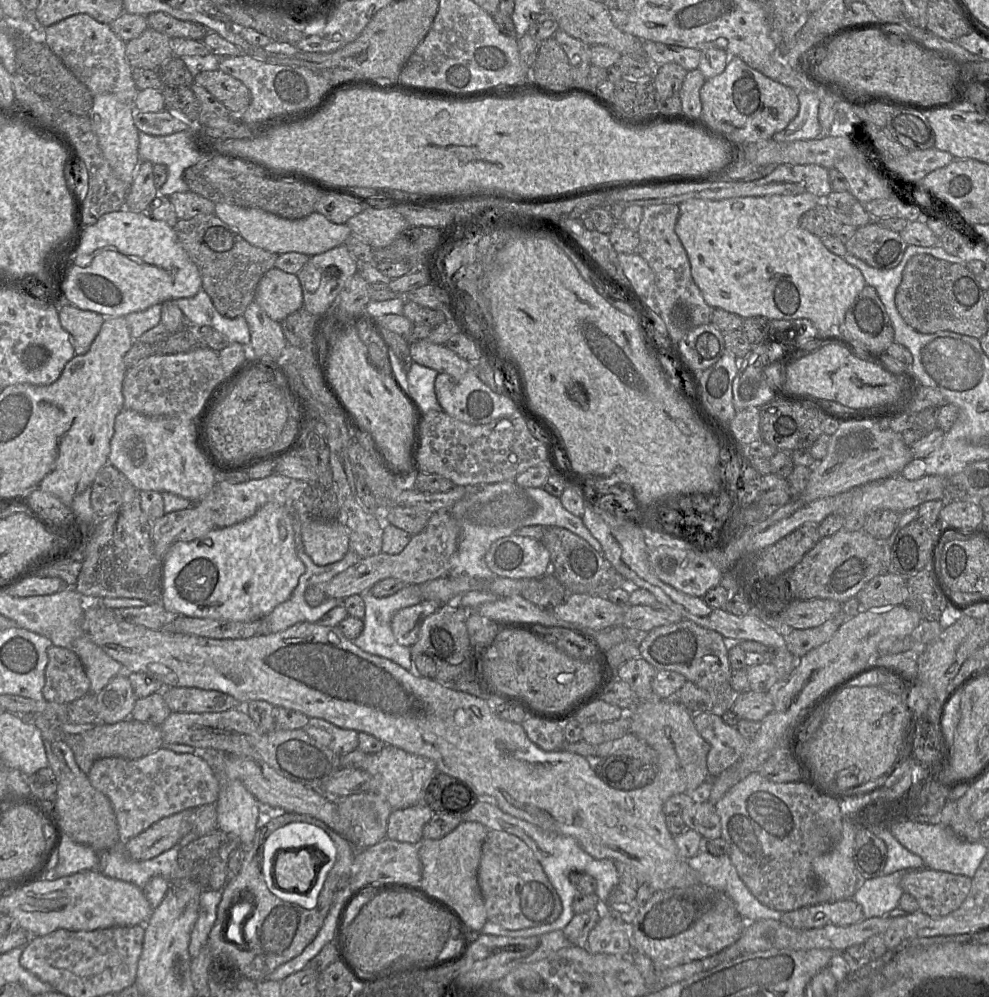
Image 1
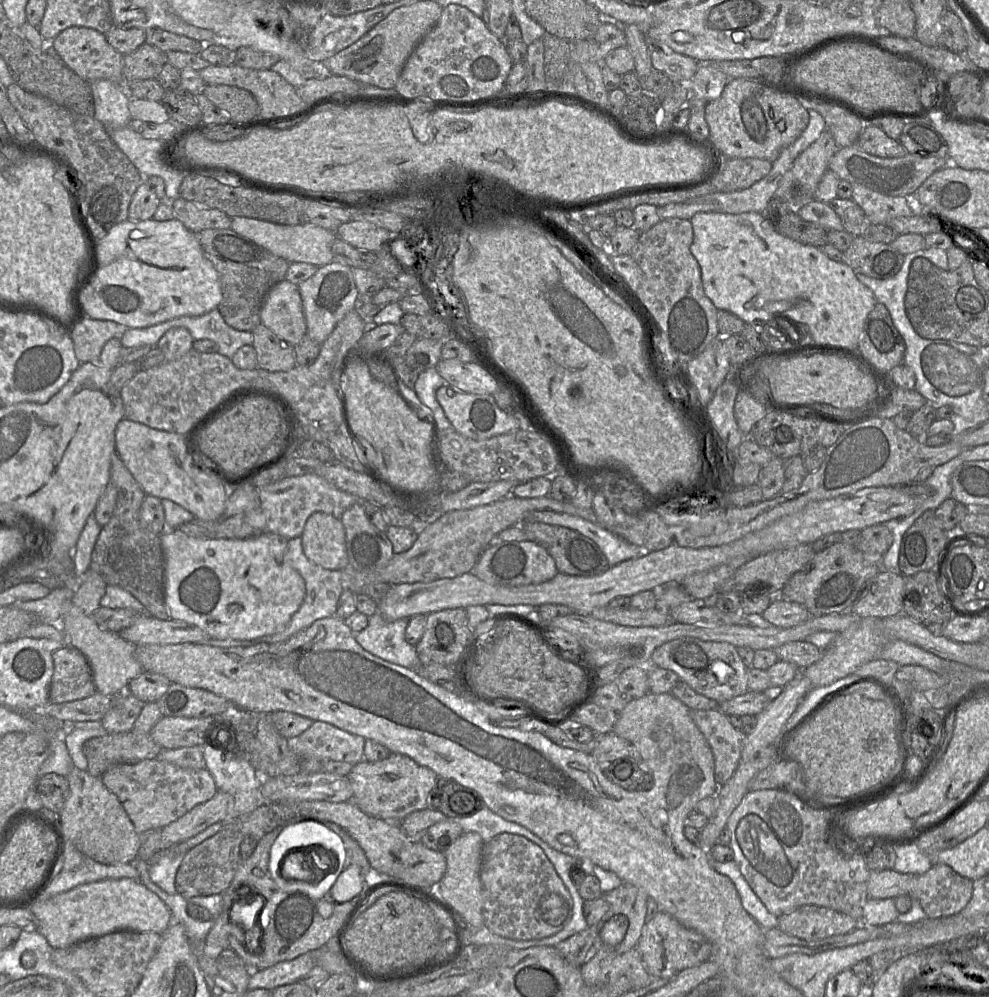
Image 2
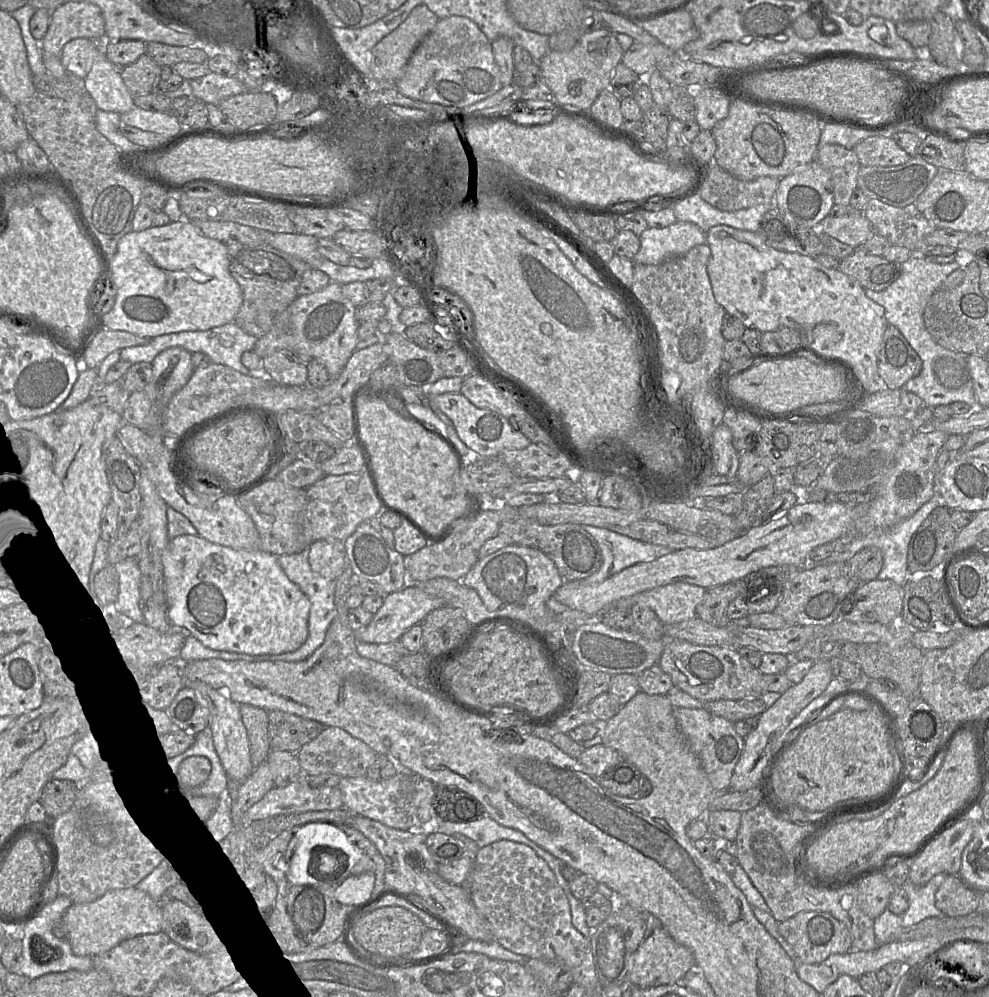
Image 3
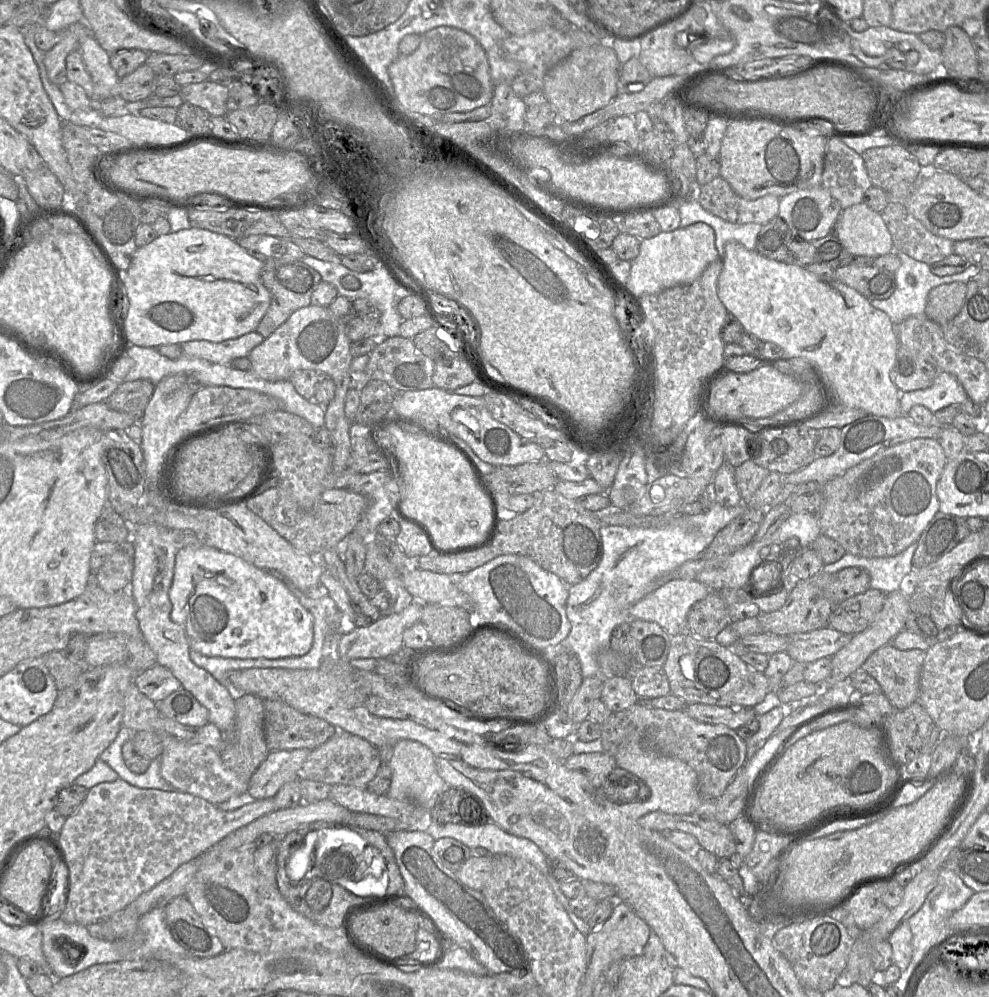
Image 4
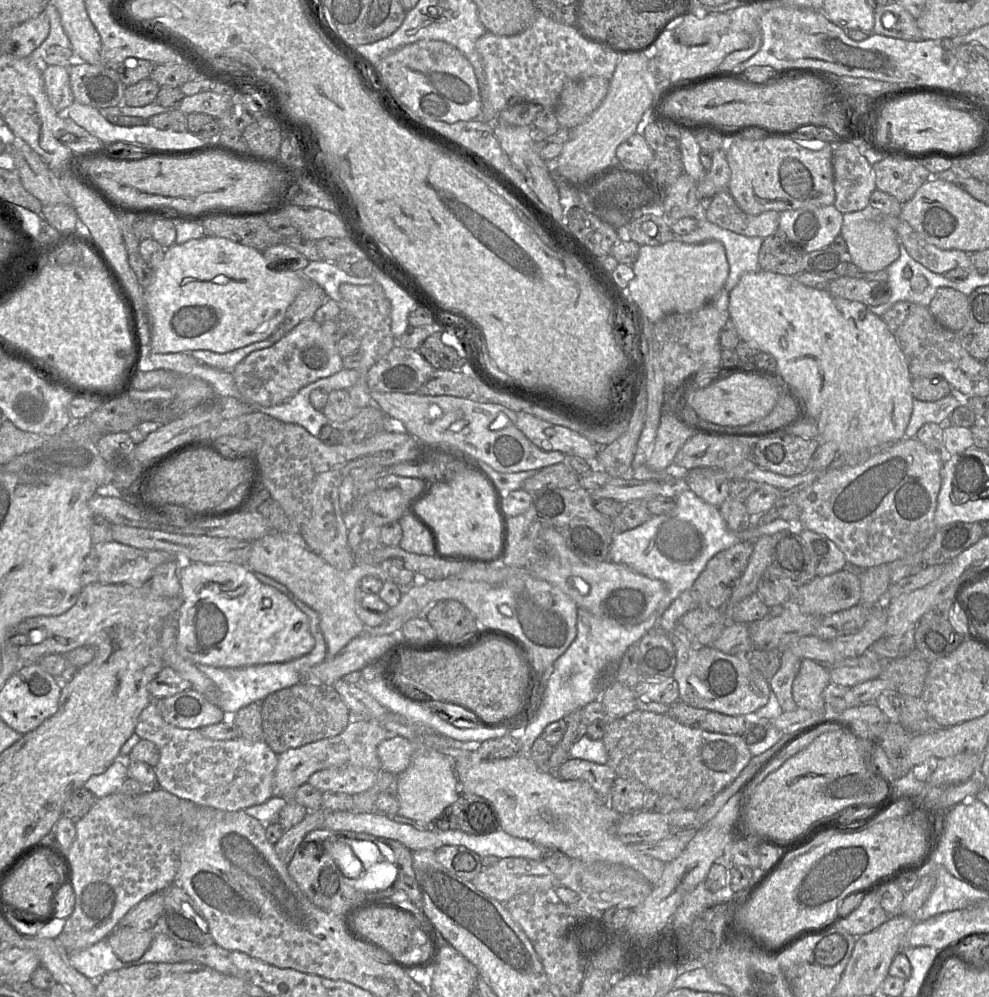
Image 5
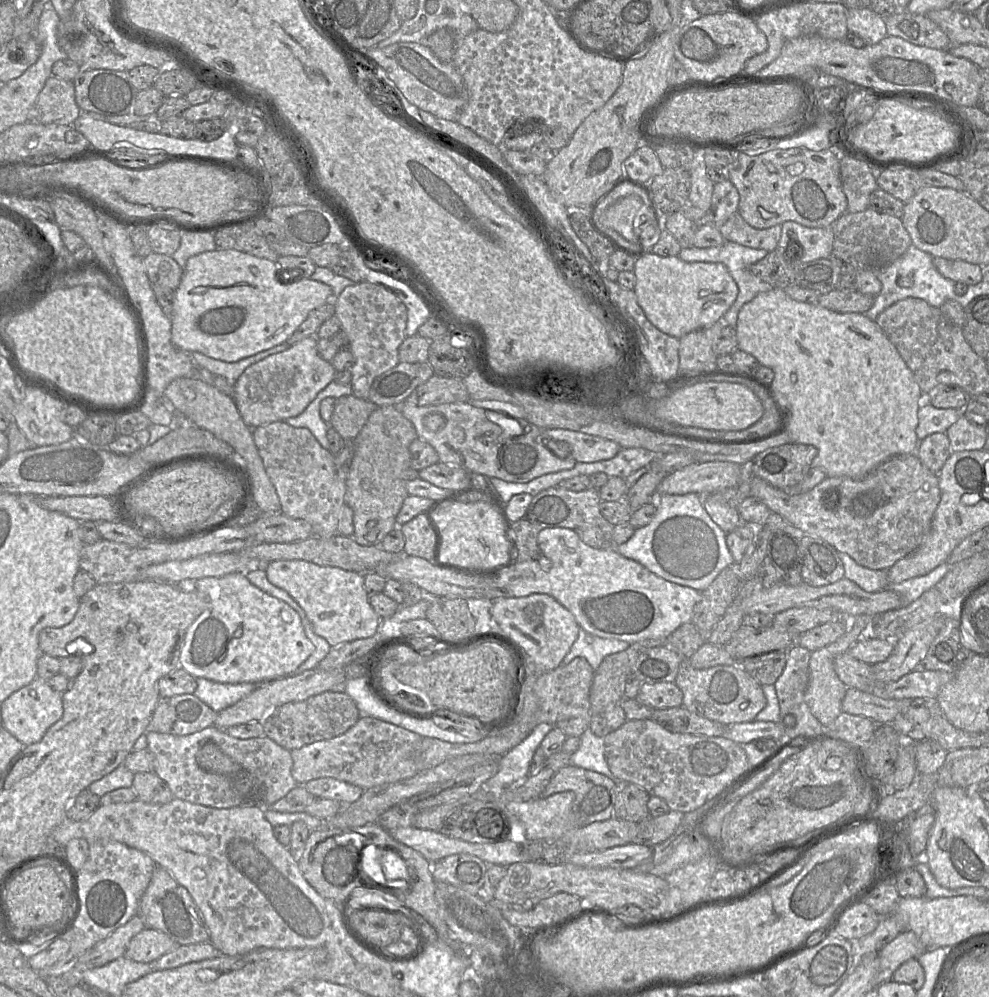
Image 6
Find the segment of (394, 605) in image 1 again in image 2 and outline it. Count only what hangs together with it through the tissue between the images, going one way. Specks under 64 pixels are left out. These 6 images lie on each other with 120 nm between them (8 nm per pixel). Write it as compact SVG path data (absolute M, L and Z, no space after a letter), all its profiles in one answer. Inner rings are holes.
M377 611L369 617L367 627L355 633L355 639L371 654L393 664L417 670L420 666L416 648L405 639L407 623L407 618L389 622Z

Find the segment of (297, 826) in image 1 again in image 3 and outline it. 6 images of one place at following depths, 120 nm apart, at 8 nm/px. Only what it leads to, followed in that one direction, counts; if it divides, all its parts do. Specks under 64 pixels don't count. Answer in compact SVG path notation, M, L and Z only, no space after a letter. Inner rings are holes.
M323 822L307 823L297 828L297 831L293 834L285 854L281 860L281 870L284 872L287 882L293 885L316 885L321 881L330 881L331 877L328 875L321 875L316 873L316 855L320 854L320 849L325 853L330 852L331 855L339 859L340 865L346 861L346 868L352 869L361 861L363 863L369 863L369 859L363 853L358 846L356 846L346 835L343 829L338 824L329 824ZM326 848L340 849L331 853L331 850ZM342 852L344 854L342 854ZM286 863L286 866L283 864Z

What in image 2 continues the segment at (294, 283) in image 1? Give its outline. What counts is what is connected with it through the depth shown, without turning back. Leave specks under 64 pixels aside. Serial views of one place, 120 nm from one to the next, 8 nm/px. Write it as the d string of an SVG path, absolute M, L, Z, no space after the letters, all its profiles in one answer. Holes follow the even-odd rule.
M284 279L265 296L261 323L293 347L306 335L307 325L298 285Z

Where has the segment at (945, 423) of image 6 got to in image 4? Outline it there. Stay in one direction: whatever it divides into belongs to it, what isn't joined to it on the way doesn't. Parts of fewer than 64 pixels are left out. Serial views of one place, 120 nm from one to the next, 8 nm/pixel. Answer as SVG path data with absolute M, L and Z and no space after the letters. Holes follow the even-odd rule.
M938 372L933 384L921 390L900 393L902 415L907 415L914 405L922 405L932 413L968 399L962 385L955 376Z

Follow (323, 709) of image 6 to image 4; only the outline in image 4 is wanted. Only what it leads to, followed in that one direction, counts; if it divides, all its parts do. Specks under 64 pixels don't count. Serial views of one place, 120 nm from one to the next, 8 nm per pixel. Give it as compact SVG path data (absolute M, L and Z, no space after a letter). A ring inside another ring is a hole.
M264 700L264 735L268 751L312 750L338 732L327 721L299 712L281 700Z

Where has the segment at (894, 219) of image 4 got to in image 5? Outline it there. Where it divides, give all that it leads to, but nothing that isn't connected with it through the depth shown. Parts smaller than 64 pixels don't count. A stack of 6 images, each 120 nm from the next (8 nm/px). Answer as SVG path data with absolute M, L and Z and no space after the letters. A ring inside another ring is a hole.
M899 220L895 233L908 254L933 273L944 275L954 268L969 269L973 266L969 254L961 250L943 250L924 240L906 221Z

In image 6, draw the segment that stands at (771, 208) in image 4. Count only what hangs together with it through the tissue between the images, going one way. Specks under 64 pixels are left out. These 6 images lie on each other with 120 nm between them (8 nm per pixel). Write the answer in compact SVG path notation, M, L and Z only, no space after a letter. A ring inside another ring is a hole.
M736 212L719 227L719 232L726 241L770 252L777 247L781 237L781 228L781 225L775 225L766 229L756 229L750 226L739 212Z

